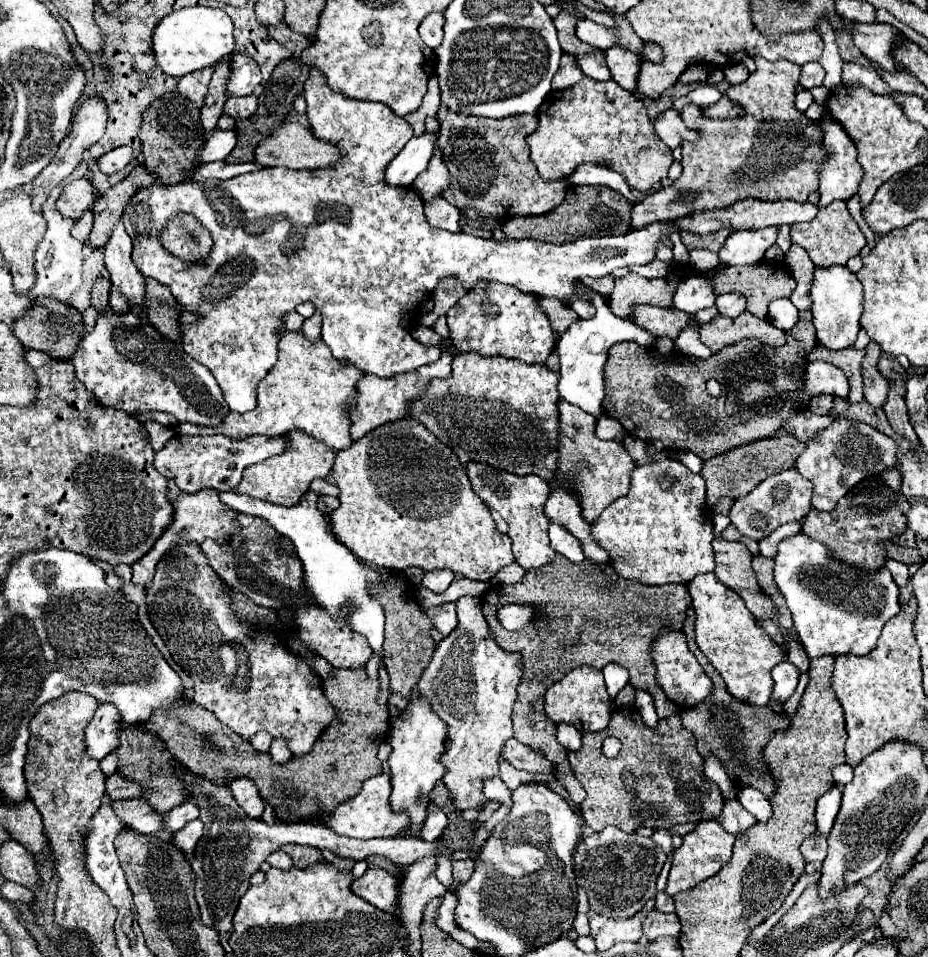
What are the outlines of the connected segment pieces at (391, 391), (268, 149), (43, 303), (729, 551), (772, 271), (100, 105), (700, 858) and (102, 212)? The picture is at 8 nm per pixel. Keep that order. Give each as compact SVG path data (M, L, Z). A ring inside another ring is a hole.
M444 350L442 356L426 366L420 366L418 370L406 372L406 374L396 374L392 378L378 378L372 374L366 374L360 382L358 382L358 394L356 394L356 410L350 412L352 418L352 440L360 440L362 436L366 436L370 430L382 426L382 424L390 424L402 418L408 418L408 404L410 400L416 400L416 396L424 396L424 388L428 388L430 380L434 378L448 378L452 376L452 360L454 360L454 352Z
M284 122L276 132L272 132L272 136L268 136L256 148L256 162L262 166L284 166L284 168L294 168L294 170L302 170L302 168L318 170L318 168L328 168L328 166L334 168L340 162L340 150L334 144L316 138L312 130L294 122Z
M38 298L36 304L20 320L16 320L12 330L26 348L46 352L58 360L70 360L72 352L76 352L82 336L88 332L88 326L84 324L80 310L76 310L68 304L62 304L54 298Z
M716 538L712 542L712 548L716 554L714 574L718 576L718 580L736 590L754 616L772 616L776 606L772 604L772 600L768 600L768 596L764 596L764 592L760 592L756 584L750 550L740 542L726 542L722 538Z
M766 262L756 266L724 266L720 264L716 270L706 274L714 282L716 294L726 294L726 292L740 292L746 296L746 310L752 312L758 318L766 318L768 314L768 304L778 298L790 298L790 294L796 288L796 282L792 274L782 268L778 262Z
M92 98L92 100L86 100L80 104L76 116L74 116L74 122L72 122L72 134L68 134L60 148L58 148L58 154L54 156L54 160L44 168L44 172L40 172L40 176L32 182L32 184L26 184L24 186L24 192L28 192L32 196L32 208L36 208L36 212L42 212L42 204L44 200L48 198L50 190L56 188L62 180L66 180L76 168L78 164L82 162L82 154L90 148L90 144L98 142L106 130L106 120L108 120L108 110L106 110L106 104L98 98Z
M702 820L698 822L698 826L688 832L686 836L682 836L682 846L674 850L674 858L672 858L672 868L668 874L668 886L666 886L666 894L676 894L682 890L690 890L696 884L704 882L706 878L714 876L730 858L732 858L732 846L734 846L734 836L724 832L724 828L720 828L718 820Z
M136 166L126 180L106 190L92 208L94 228L92 228L88 244L94 248L102 248L108 242L108 232L112 232L112 224L116 224L116 220L122 220L122 212L128 200L138 190L144 190L146 186L152 186L154 182L156 178L150 176L144 166Z

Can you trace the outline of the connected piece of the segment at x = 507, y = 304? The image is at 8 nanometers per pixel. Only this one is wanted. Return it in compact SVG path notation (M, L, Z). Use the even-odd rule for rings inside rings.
M500 282L480 284L460 298L446 314L450 338L458 352L478 352L484 356L518 358L528 364L544 364L552 354L556 340L550 328L550 320L538 304L538 296L524 294L514 286Z

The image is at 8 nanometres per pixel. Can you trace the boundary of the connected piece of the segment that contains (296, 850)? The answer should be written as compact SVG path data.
M284 844L280 850L286 852L286 854L290 854L292 860L294 860L294 866L298 866L298 868L308 868L308 866L314 866L314 864L326 864L322 852L316 850L316 848L312 848L312 846Z

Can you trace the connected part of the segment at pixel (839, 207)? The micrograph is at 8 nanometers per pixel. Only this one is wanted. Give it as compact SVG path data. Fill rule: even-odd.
M836 200L836 202L820 208L816 218L810 222L792 224L790 238L792 238L792 242L800 244L808 252L810 260L818 268L828 268L828 266L836 266L836 264L846 266L846 260L850 260L852 256L858 256L858 252L866 244L864 234L860 232L856 220L852 220L850 212L846 208L846 202L842 202L842 200Z

